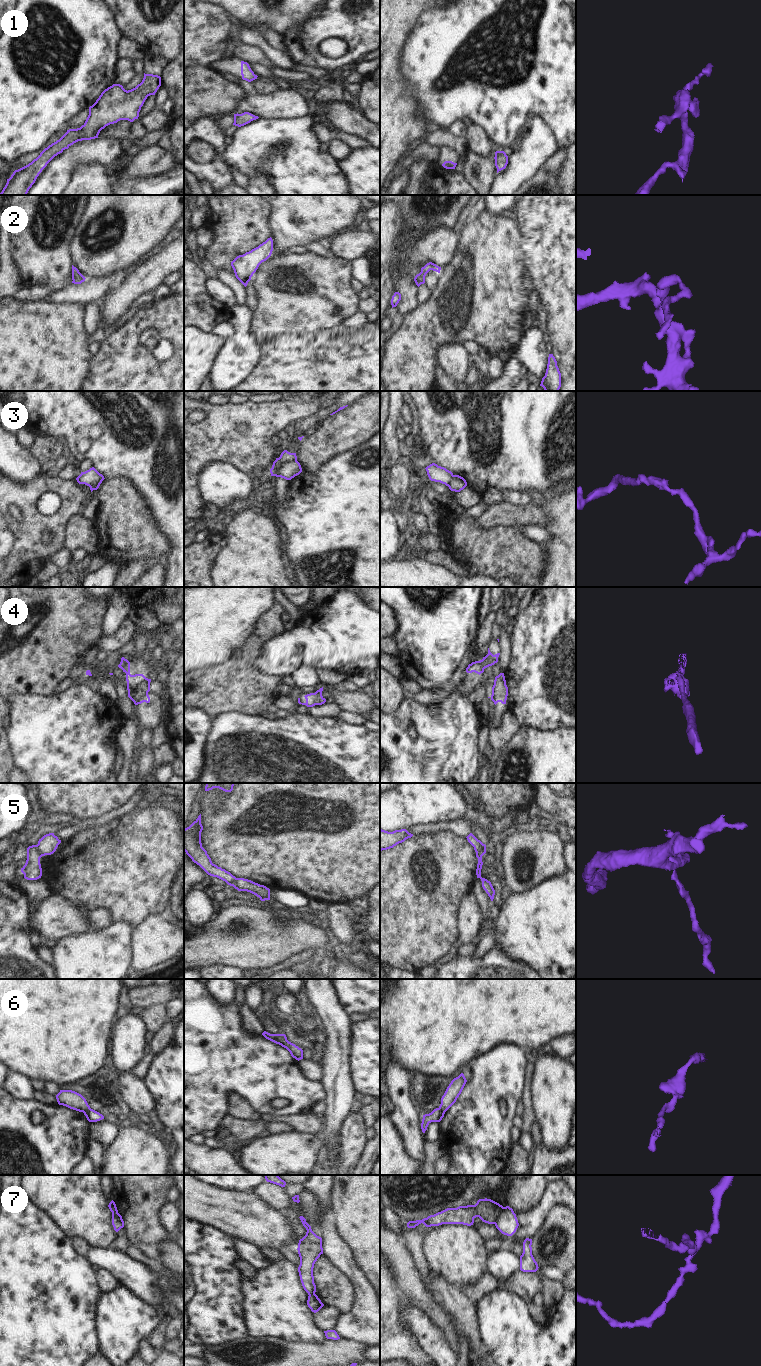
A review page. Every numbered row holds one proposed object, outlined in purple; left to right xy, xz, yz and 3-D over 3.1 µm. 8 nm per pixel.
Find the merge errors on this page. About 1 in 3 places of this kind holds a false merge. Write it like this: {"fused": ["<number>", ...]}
{"fused": ["3", "4", "5", "6", "7"]}

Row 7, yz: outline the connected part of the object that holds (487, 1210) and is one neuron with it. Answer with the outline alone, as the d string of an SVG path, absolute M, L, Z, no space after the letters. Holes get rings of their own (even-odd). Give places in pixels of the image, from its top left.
M479 1199L475 1205L447 1208L422 1220L409 1221L407 1227L415 1228L421 1223L426 1227L442 1224L463 1224L471 1226L476 1217L479 1217L485 1223L495 1224L503 1208L502 1205L491 1199Z

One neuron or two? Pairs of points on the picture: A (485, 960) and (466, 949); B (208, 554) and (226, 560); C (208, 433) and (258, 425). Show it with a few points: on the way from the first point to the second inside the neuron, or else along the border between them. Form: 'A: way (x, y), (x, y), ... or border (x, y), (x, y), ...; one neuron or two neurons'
A: border (458, 952), (461, 954), (473, 954); two neurons
B: border (224, 535), (225, 545), (215, 558), (209, 576); two neurons
C: way (220, 437), (246, 437); one neuron

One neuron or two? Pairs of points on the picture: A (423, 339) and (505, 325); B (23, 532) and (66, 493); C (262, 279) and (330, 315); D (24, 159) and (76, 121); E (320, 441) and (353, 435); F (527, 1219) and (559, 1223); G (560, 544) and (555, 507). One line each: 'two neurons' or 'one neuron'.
A: one neuron
B: one neuron
C: one neuron
D: one neuron
E: one neuron
F: two neurons
G: one neuron

